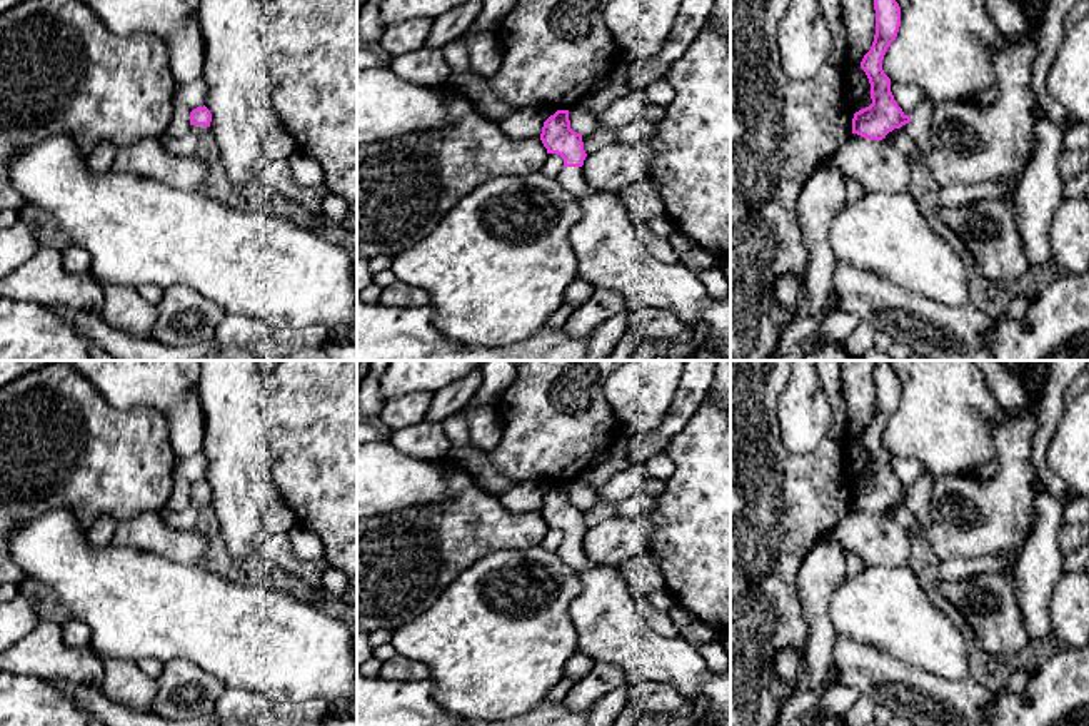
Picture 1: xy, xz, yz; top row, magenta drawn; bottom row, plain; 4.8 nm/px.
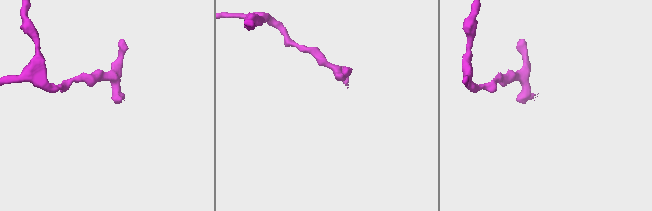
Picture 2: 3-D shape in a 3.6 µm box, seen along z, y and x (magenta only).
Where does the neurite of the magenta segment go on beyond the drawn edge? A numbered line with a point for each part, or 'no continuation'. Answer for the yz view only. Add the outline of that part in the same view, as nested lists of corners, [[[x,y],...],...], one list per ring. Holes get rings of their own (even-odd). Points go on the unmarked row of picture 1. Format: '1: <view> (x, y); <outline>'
1: yz (918, 503); [[[926,476],[911,489],[911,496],[902,499],[902,506],[922,524],[929,526],[931,516],[932,477]]]

